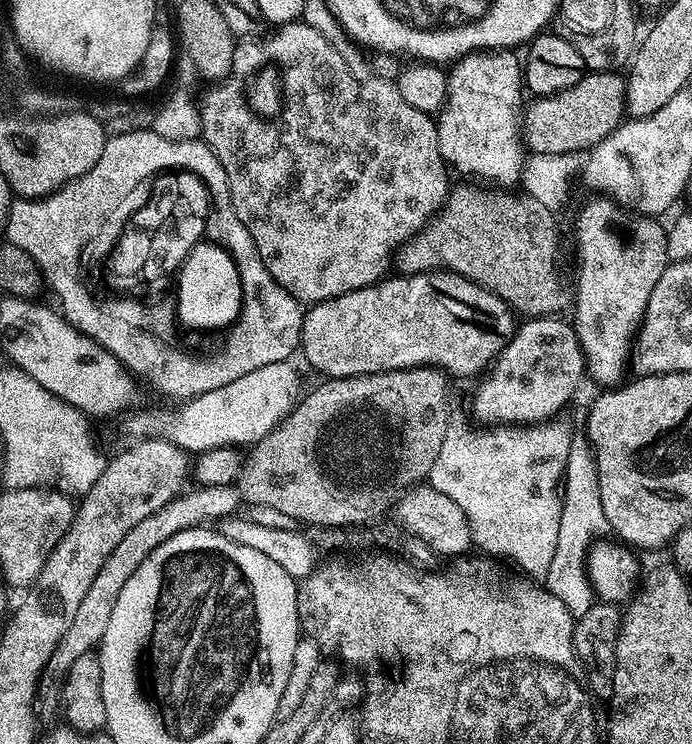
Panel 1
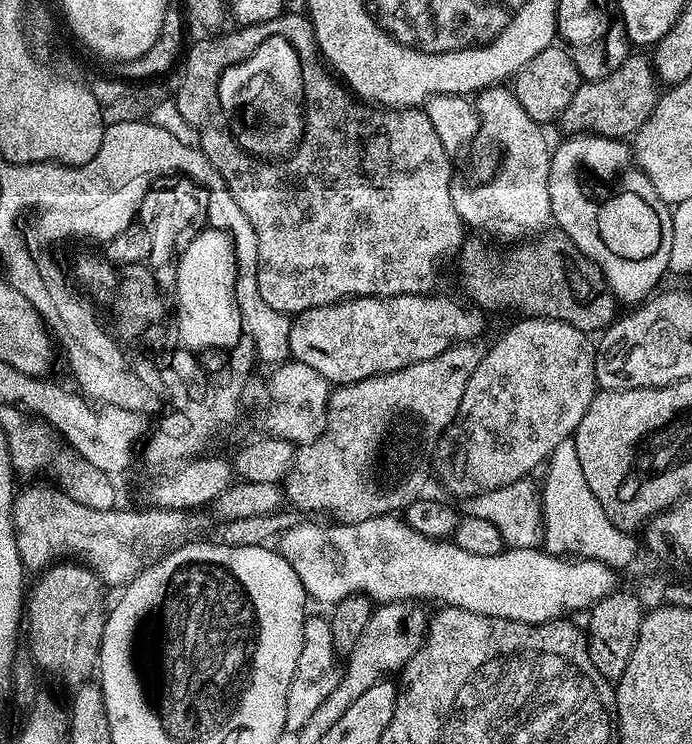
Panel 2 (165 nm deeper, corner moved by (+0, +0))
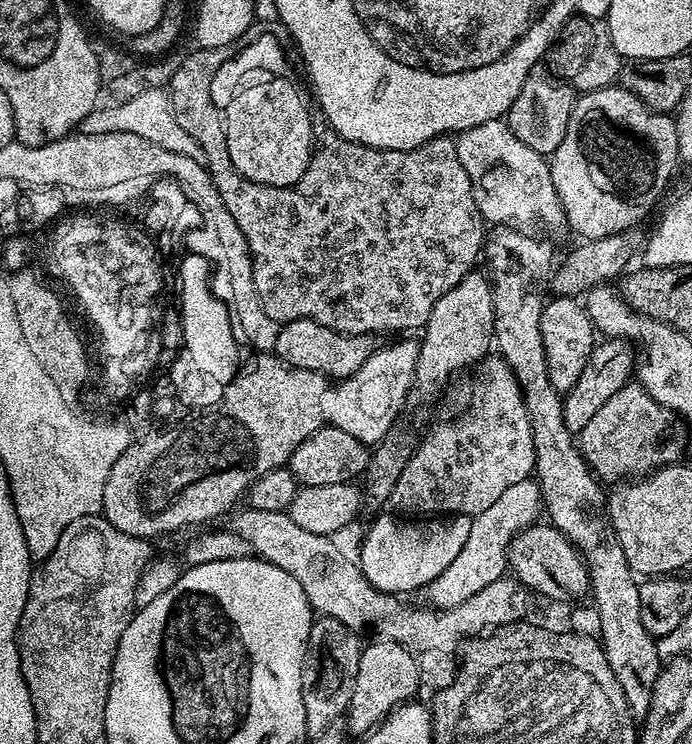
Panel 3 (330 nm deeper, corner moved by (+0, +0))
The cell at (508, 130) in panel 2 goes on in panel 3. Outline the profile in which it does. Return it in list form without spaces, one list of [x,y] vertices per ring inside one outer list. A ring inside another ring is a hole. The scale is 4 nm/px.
[[[503,226],[493,227],[487,233],[482,256],[485,261],[488,259],[489,269],[487,268],[487,271],[490,273],[492,301],[496,311],[494,344],[497,349],[500,347],[499,355],[516,375],[520,392],[524,395],[524,405],[528,411],[534,434],[534,450],[536,451],[534,476],[540,485],[543,509],[546,511],[546,516],[548,512],[547,519],[552,527],[557,528],[578,549],[588,566],[590,596],[600,619],[598,639],[604,648],[606,662],[610,662],[612,677],[618,682],[631,719],[634,718],[636,722],[640,722],[648,712],[652,701],[652,687],[662,667],[662,661],[656,649],[657,637],[651,636],[646,630],[646,626],[642,626],[640,584],[632,567],[626,562],[626,554],[622,554],[622,542],[618,542],[618,534],[614,534],[614,526],[608,517],[605,489],[600,489],[602,487],[601,481],[597,479],[592,469],[584,461],[583,456],[580,455],[577,441],[564,422],[561,393],[557,392],[556,387],[550,382],[550,374],[546,366],[546,352],[542,342],[542,330],[540,329],[540,319],[546,300],[545,297],[540,297],[539,288],[543,280],[545,283],[551,277],[554,271],[554,259],[552,260],[551,246],[543,244],[540,240],[535,240],[532,236],[535,235],[519,228]]]

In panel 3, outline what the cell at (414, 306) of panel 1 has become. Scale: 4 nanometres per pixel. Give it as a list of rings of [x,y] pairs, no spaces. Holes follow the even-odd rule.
[[[292,320],[280,325],[274,352],[289,368],[314,370],[329,378],[343,378],[354,374],[358,366],[372,356],[378,347],[376,340],[375,335],[347,336],[345,332],[327,328],[313,320]]]

